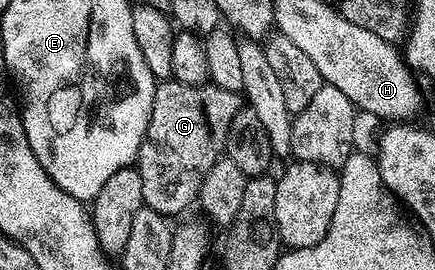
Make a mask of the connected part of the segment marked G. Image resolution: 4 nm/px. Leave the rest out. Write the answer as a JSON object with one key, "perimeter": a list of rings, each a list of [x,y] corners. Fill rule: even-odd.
{"perimeter":[[[173,78],[157,81],[148,130],[136,161],[140,183],[144,185],[143,205],[167,218],[193,205],[208,170],[223,159],[228,126],[243,107],[239,93],[220,90],[220,86],[209,82],[188,86]]]}

